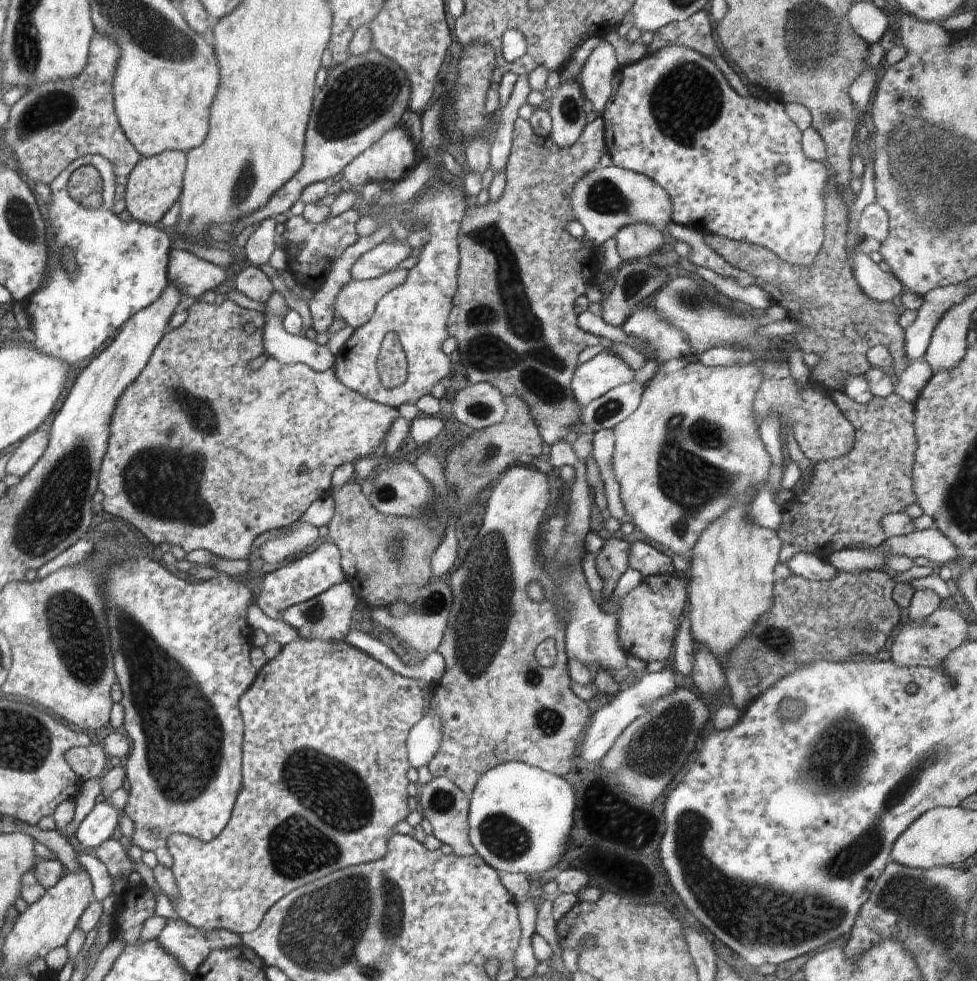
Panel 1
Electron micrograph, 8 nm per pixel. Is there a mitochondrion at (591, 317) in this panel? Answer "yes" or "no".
no

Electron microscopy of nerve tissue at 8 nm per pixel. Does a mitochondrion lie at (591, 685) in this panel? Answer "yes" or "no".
no

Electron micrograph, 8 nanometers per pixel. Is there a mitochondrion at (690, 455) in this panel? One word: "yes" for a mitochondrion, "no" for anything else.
yes

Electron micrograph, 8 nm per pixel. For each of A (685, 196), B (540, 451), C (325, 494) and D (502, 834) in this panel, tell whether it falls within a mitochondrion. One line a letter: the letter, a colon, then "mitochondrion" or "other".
A: other
B: other
C: other
D: mitochondrion

